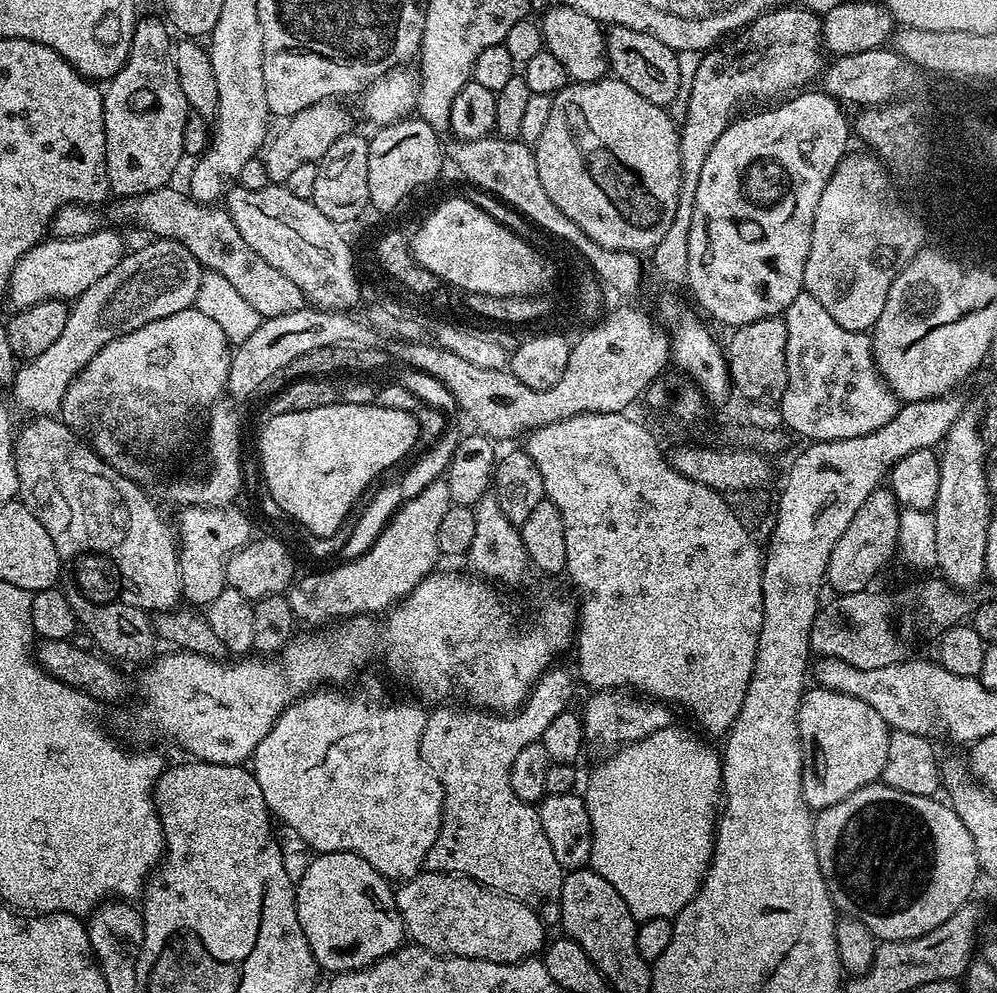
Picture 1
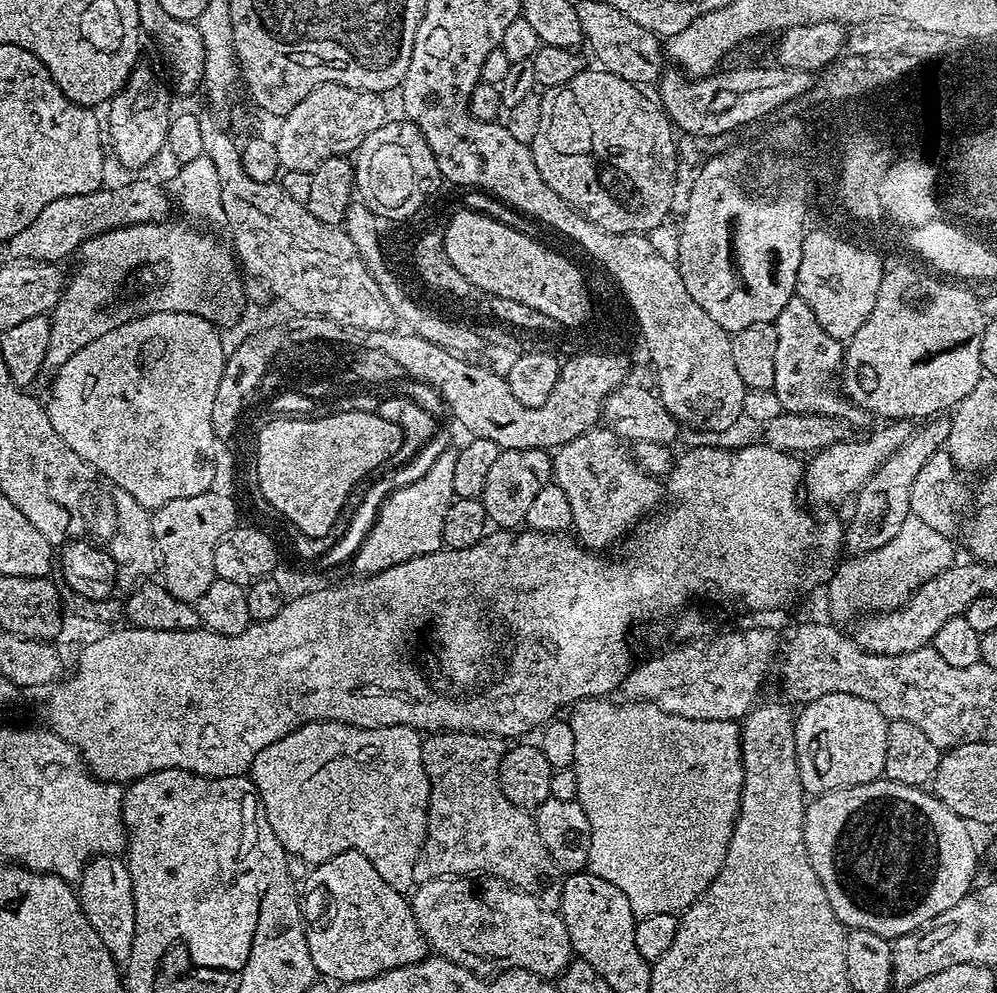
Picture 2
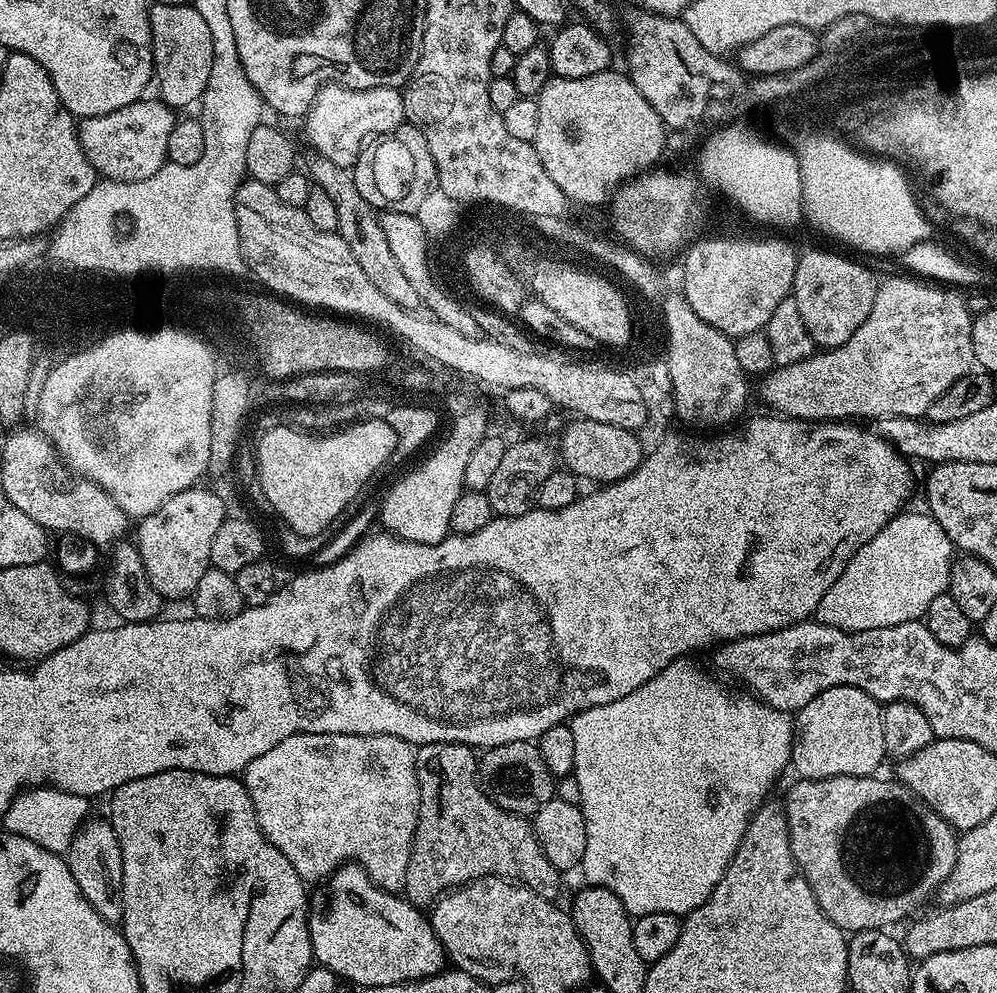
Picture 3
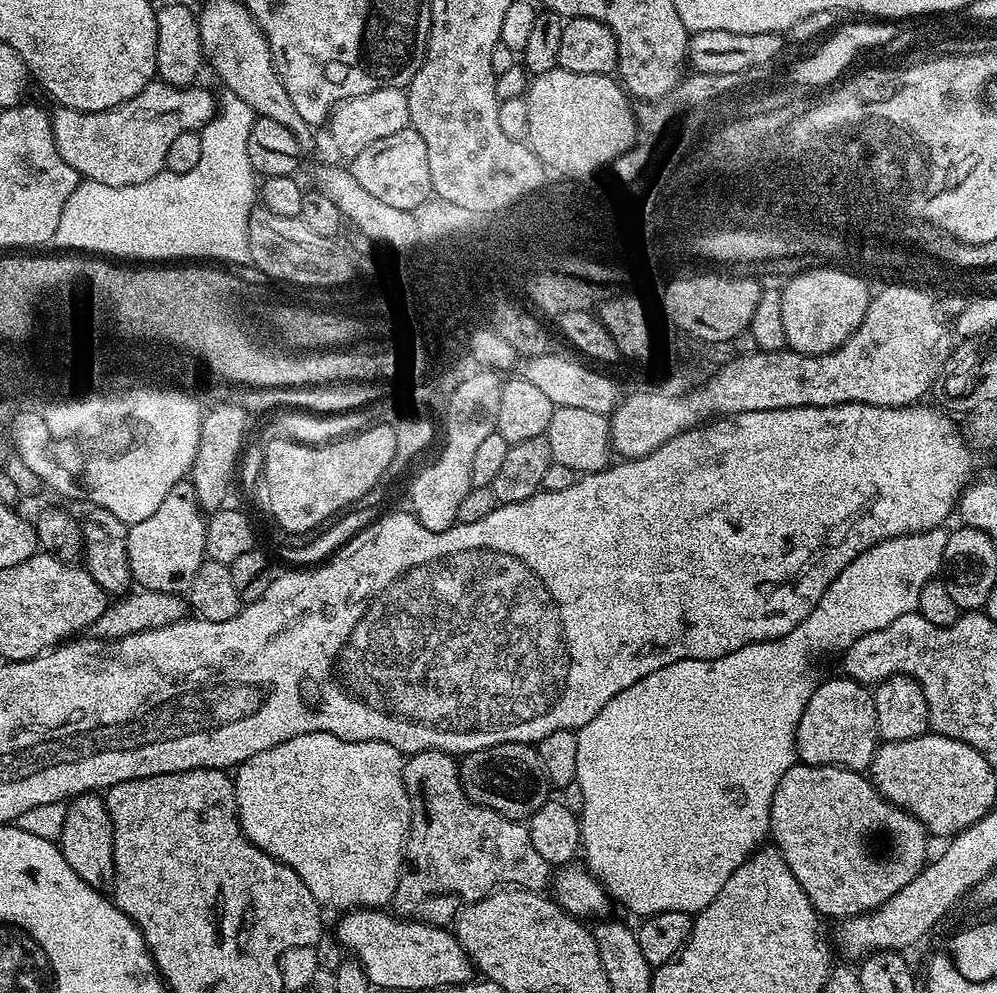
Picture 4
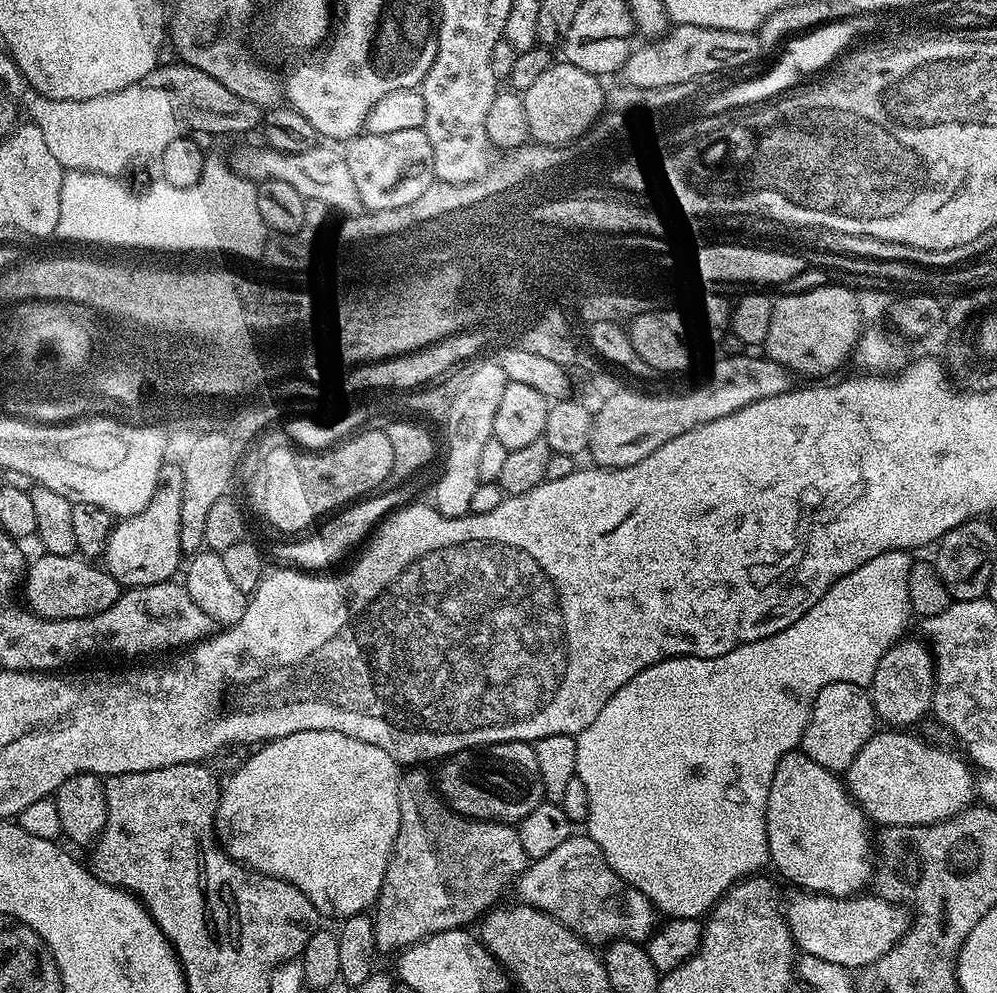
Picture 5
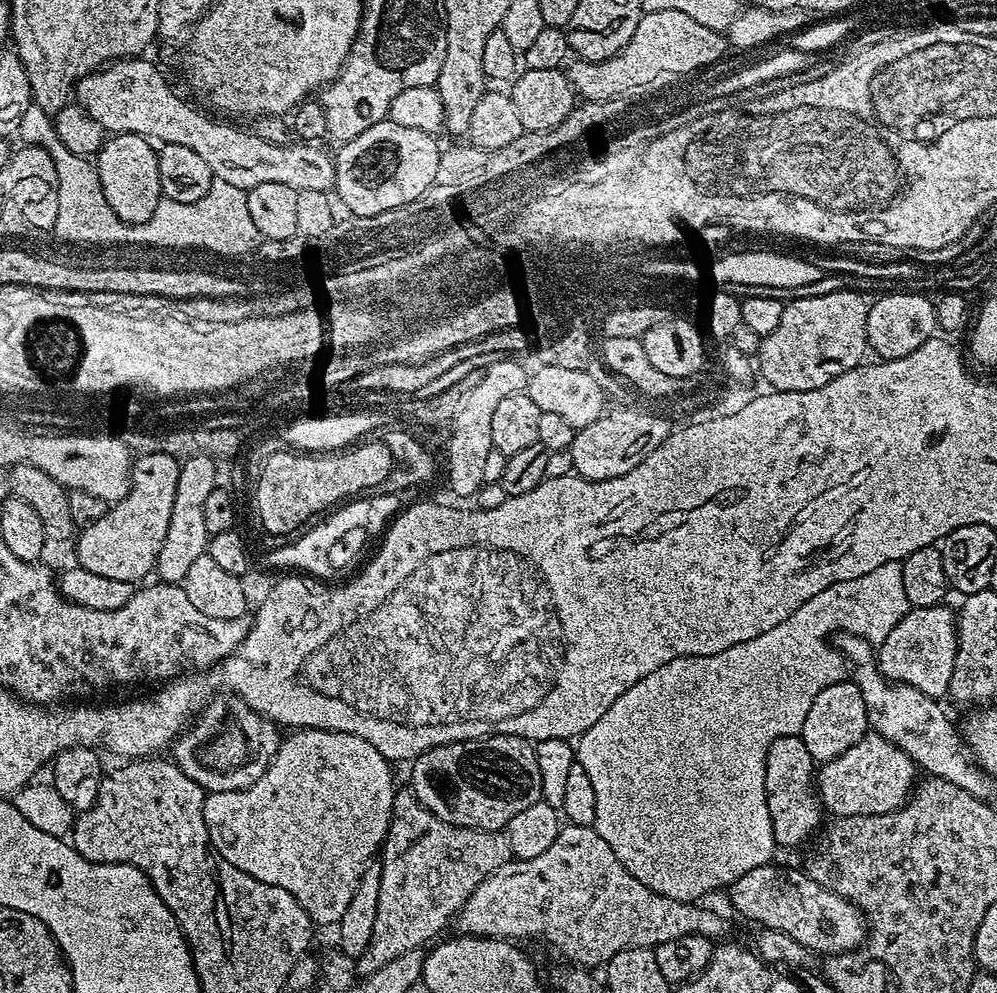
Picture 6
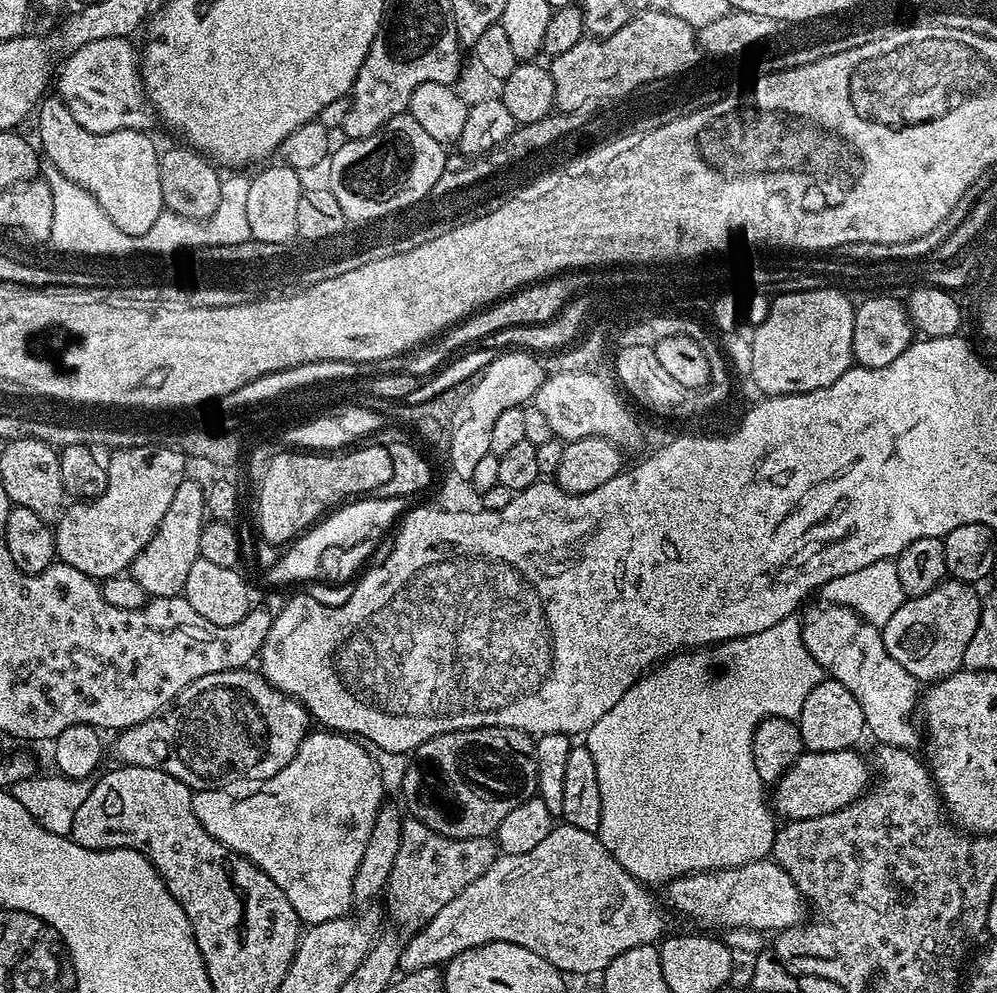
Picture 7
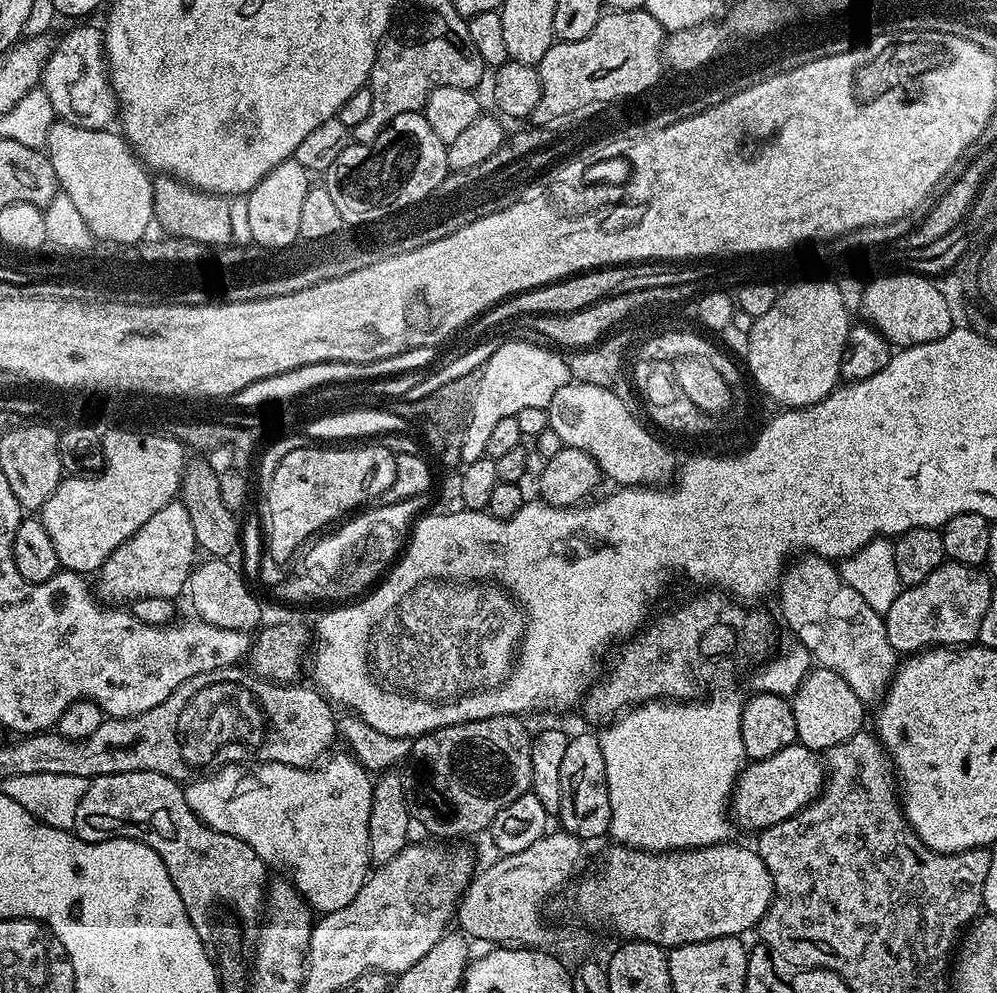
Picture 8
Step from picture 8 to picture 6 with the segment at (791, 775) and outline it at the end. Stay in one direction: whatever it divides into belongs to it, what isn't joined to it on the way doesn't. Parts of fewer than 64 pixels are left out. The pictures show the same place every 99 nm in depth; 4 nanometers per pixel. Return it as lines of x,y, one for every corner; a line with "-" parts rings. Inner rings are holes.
869,730
861,740
854,742
846,754
838,754
838,758
825,760
818,768
818,795
825,813
833,812
833,817
869,816
870,814
890,814
908,802
912,789
918,780
918,769
894,742
886,742
877,732

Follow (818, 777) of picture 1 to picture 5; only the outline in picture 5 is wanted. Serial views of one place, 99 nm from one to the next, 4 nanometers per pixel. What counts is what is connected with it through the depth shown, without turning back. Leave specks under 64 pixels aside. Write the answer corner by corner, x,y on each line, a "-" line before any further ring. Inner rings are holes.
834,682
818,694
804,737
800,739
800,748
810,759
818,762
818,766
840,774
851,766
858,750
866,746
877,728
878,717
872,708
871,695
850,682

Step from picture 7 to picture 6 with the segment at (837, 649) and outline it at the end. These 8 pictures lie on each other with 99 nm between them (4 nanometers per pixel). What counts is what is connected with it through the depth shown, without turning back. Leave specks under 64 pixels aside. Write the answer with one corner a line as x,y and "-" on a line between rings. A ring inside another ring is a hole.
841,632
835,637
834,646
849,665
856,667
854,682
862,690
862,702
866,702
868,726
877,732
886,742
894,742
915,762
921,773
937,776
946,782
954,782
962,790
975,793
976,775
981,775
981,768
974,763
961,733
952,725
950,717
944,713
939,699
922,694
905,684
893,684
880,672
877,653
873,645
862,636

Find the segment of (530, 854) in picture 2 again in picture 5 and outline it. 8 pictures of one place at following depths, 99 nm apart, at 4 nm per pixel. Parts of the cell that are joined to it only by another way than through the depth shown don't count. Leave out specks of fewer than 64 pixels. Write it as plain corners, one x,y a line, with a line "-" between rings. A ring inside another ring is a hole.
412,766
401,771
398,782
398,810
400,811
400,825
398,826
398,838
394,842
394,850
390,862
386,866
386,878
382,878
382,890
378,894
374,905
374,923
376,926
376,950
377,953
399,953
401,950
416,944
439,932
454,930
455,928
467,929
472,919
483,917
497,903
496,900
504,892
504,887
511,885
528,867
530,861
526,850
522,850
522,838
519,831
511,823
497,822
494,820
472,820
469,816
458,814
448,805
447,800
436,791
436,786
431,775
424,773
425,769
420,766

